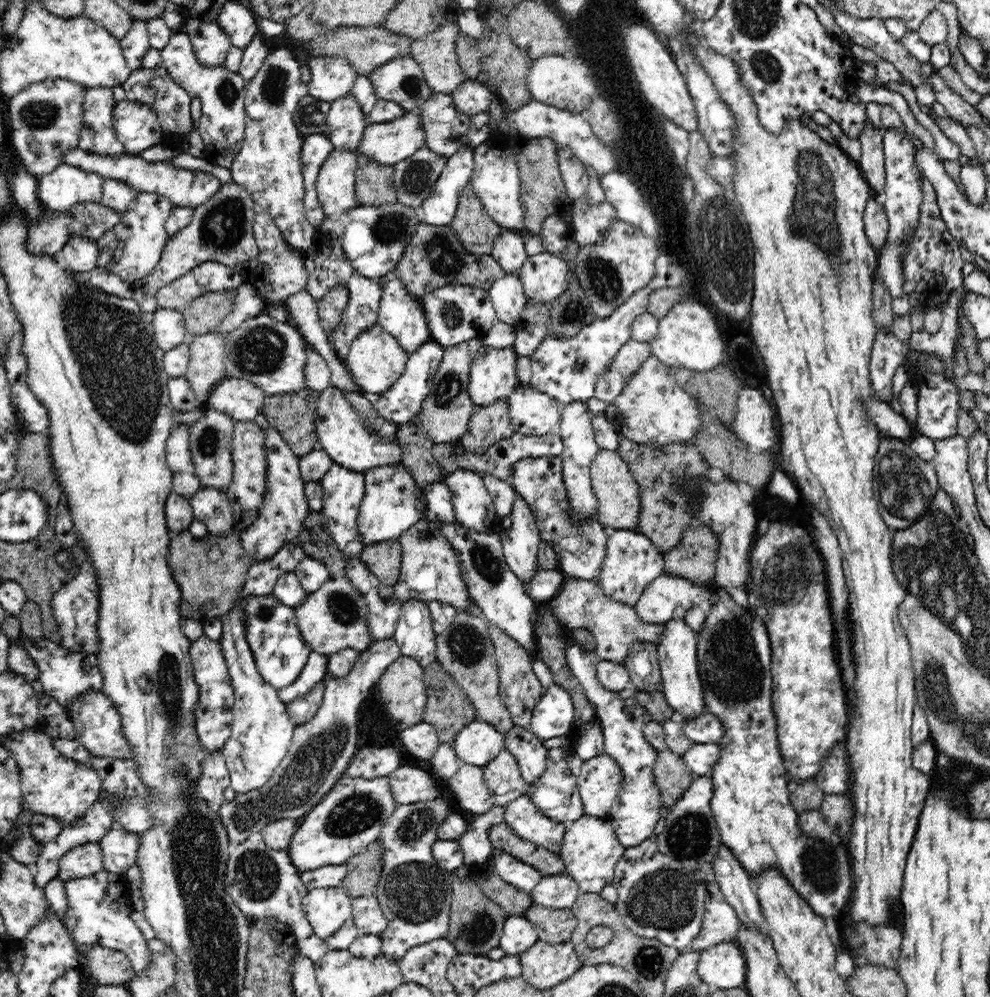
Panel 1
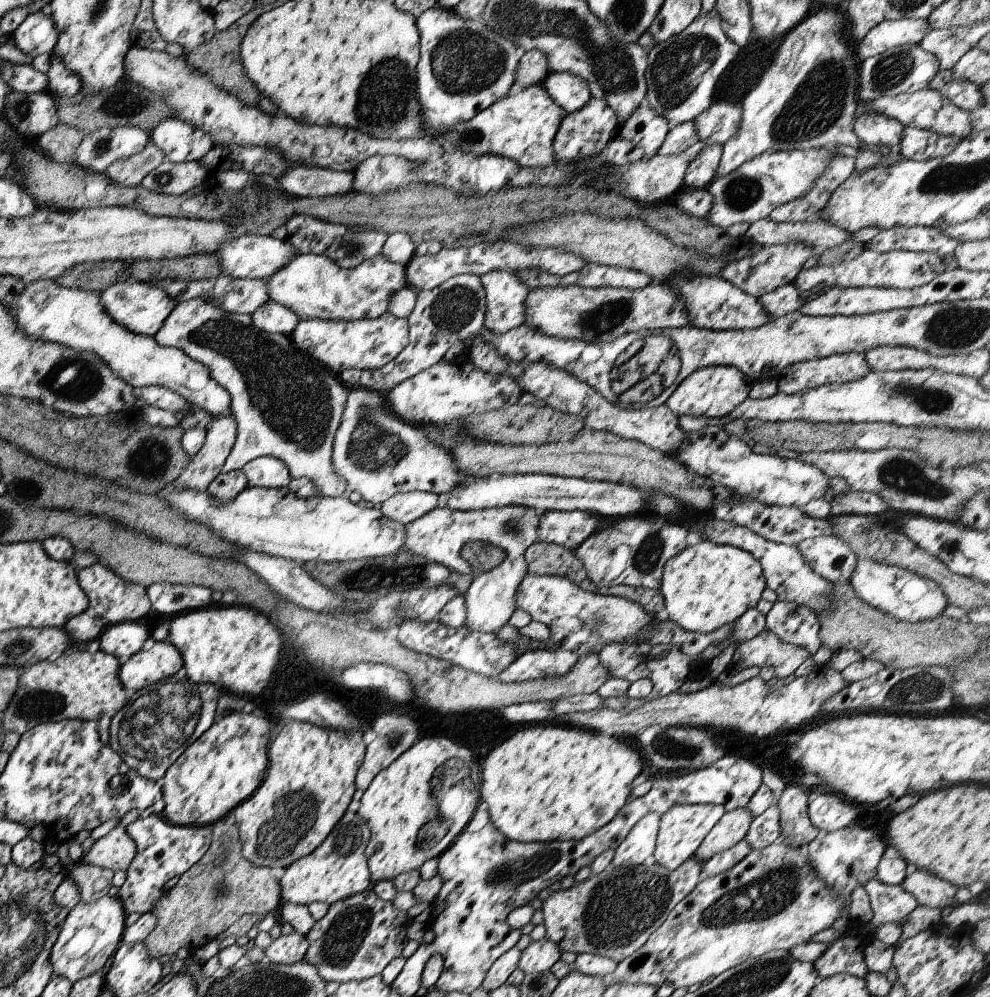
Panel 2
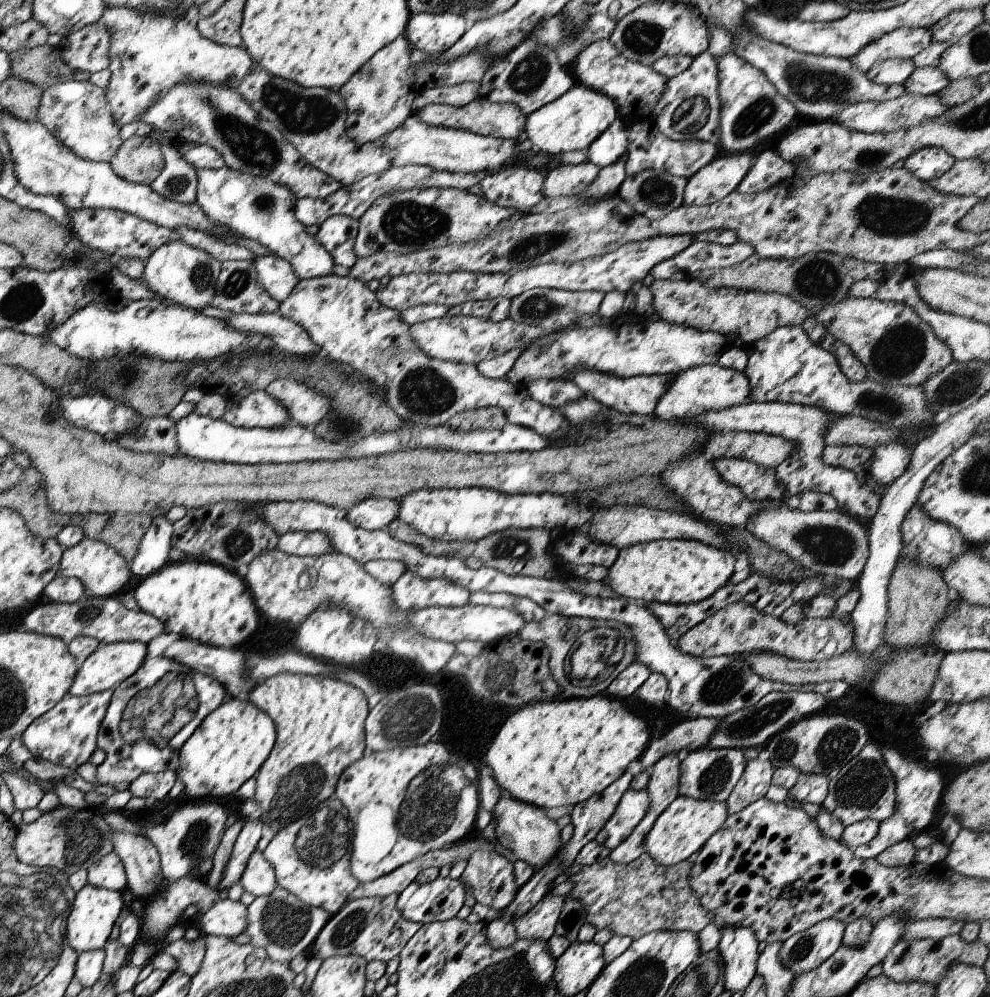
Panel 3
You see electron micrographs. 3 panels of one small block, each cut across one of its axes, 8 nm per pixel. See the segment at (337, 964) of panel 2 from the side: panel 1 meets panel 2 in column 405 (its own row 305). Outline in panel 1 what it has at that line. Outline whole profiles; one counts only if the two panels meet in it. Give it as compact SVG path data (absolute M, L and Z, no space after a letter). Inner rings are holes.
M921 176L922 204L920 207L919 225L907 240L907 249L903 254L902 274L904 275L903 291L908 297L913 310L928 312L928 308L941 307L946 304L950 292L962 285L962 266L964 260L960 255L960 243L952 236L946 221L942 219L942 209L936 201L936 190L932 181Z

